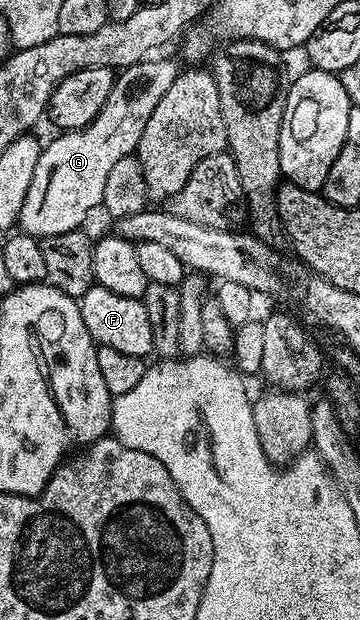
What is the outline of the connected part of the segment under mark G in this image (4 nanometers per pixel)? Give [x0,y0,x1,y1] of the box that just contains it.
[18,56,182,240]

